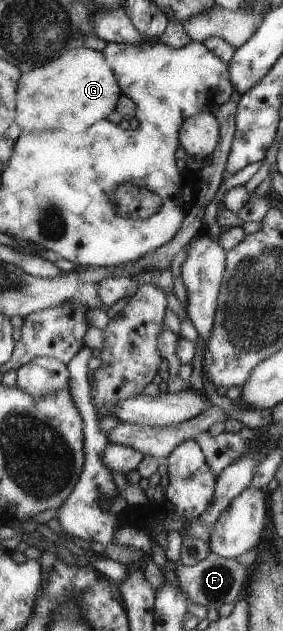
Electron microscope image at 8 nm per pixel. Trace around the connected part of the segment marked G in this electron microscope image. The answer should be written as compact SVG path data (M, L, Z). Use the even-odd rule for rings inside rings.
M73 48L47 65L22 74L18 83L18 121L23 130L82 132L109 117L123 93L108 57L98 49Z

